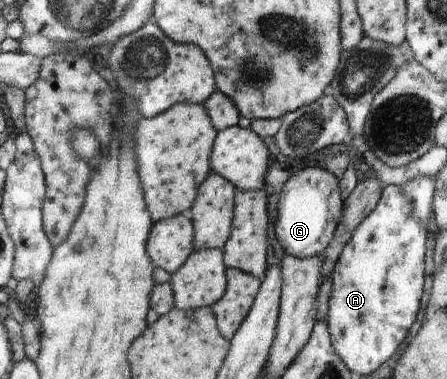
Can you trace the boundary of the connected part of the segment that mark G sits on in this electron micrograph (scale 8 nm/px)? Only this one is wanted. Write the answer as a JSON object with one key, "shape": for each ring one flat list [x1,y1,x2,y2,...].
{"shape":[[305,166,293,174,281,190,275,225,277,240,295,258,317,257,329,246,342,216,343,202,333,173,318,166]]}

